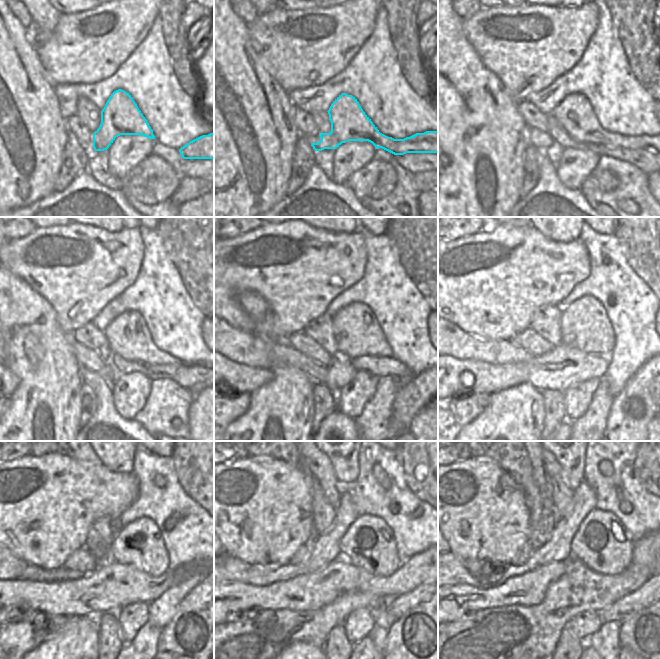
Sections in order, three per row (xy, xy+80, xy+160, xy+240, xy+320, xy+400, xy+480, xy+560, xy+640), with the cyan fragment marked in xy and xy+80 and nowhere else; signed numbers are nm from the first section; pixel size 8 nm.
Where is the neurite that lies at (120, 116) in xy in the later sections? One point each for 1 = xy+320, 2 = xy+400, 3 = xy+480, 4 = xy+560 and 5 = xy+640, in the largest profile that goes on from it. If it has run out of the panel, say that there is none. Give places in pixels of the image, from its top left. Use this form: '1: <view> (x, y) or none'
1: xy+320 (357, 331)
2: xy+400 (585, 325)
3: xy+480 (140, 544)
4: xy+560 (368, 543)
5: xy+640 (600, 543)

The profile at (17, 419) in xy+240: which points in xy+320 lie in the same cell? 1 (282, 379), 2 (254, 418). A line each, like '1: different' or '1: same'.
1: same
2: same

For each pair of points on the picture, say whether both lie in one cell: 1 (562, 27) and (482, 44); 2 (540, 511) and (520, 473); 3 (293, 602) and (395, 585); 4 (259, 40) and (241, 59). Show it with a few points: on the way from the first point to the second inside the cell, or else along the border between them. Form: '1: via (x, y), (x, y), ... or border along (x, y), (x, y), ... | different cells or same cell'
1: via (542, 43), (502, 44) | same cell
2: via (535, 502), (525, 482) | same cell
3: via (318, 589), (328, 583), (370, 583) | same cell
4: border along (248, 25), (252, 47), (264, 68) | different cells

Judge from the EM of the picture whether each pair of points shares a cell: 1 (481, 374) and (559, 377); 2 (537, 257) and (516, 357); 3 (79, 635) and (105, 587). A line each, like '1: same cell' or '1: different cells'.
1: same cell
2: different cells
3: different cells

